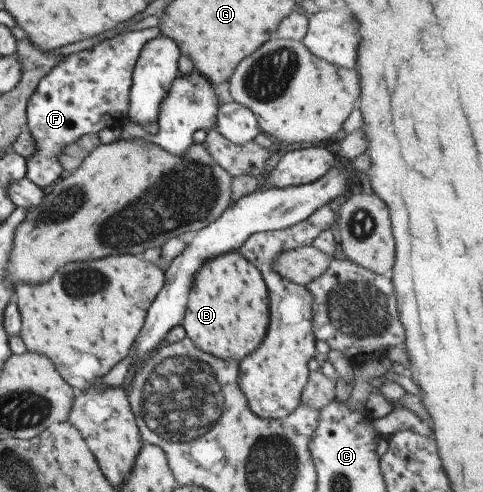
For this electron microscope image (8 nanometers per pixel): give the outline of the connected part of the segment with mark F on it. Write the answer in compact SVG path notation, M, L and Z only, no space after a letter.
M152 22L147 29L127 31L106 38L90 49L63 56L42 78L39 78L35 89L27 98L25 129L34 139L36 150L25 160L24 177L41 189L48 190L63 171L58 156L62 149L74 144L81 136L97 134L105 127L120 127L125 125L128 117L129 92L132 71L140 54L140 49L146 41L160 33L157 23Z

